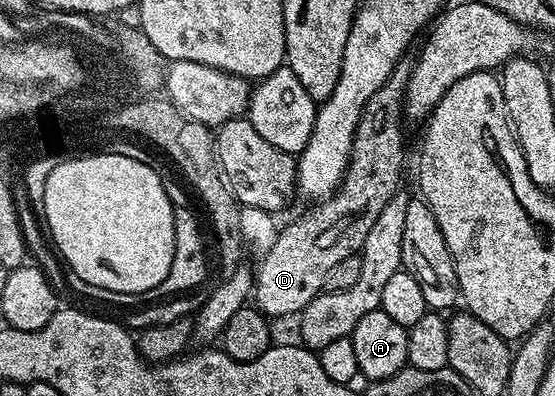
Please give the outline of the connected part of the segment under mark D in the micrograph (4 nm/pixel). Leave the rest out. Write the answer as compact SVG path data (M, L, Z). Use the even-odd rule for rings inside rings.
M410 58L400 59L399 64L389 73L385 85L365 101L365 109L357 121L357 129L353 139L351 160L347 171L339 182L339 189L334 191L328 199L316 202L312 211L304 213L300 219L295 219L287 228L285 226L278 232L276 244L267 255L262 256L263 263L257 267L257 276L253 288L253 303L264 315L298 316L325 288L325 277L333 265L345 261L345 257L359 255L365 245L365 237L369 237L369 229L373 229L373 221L381 214L381 209L389 203L391 198L400 190L399 178L403 175L403 123L405 112L403 98L407 95L407 82L411 76L413 66Z

